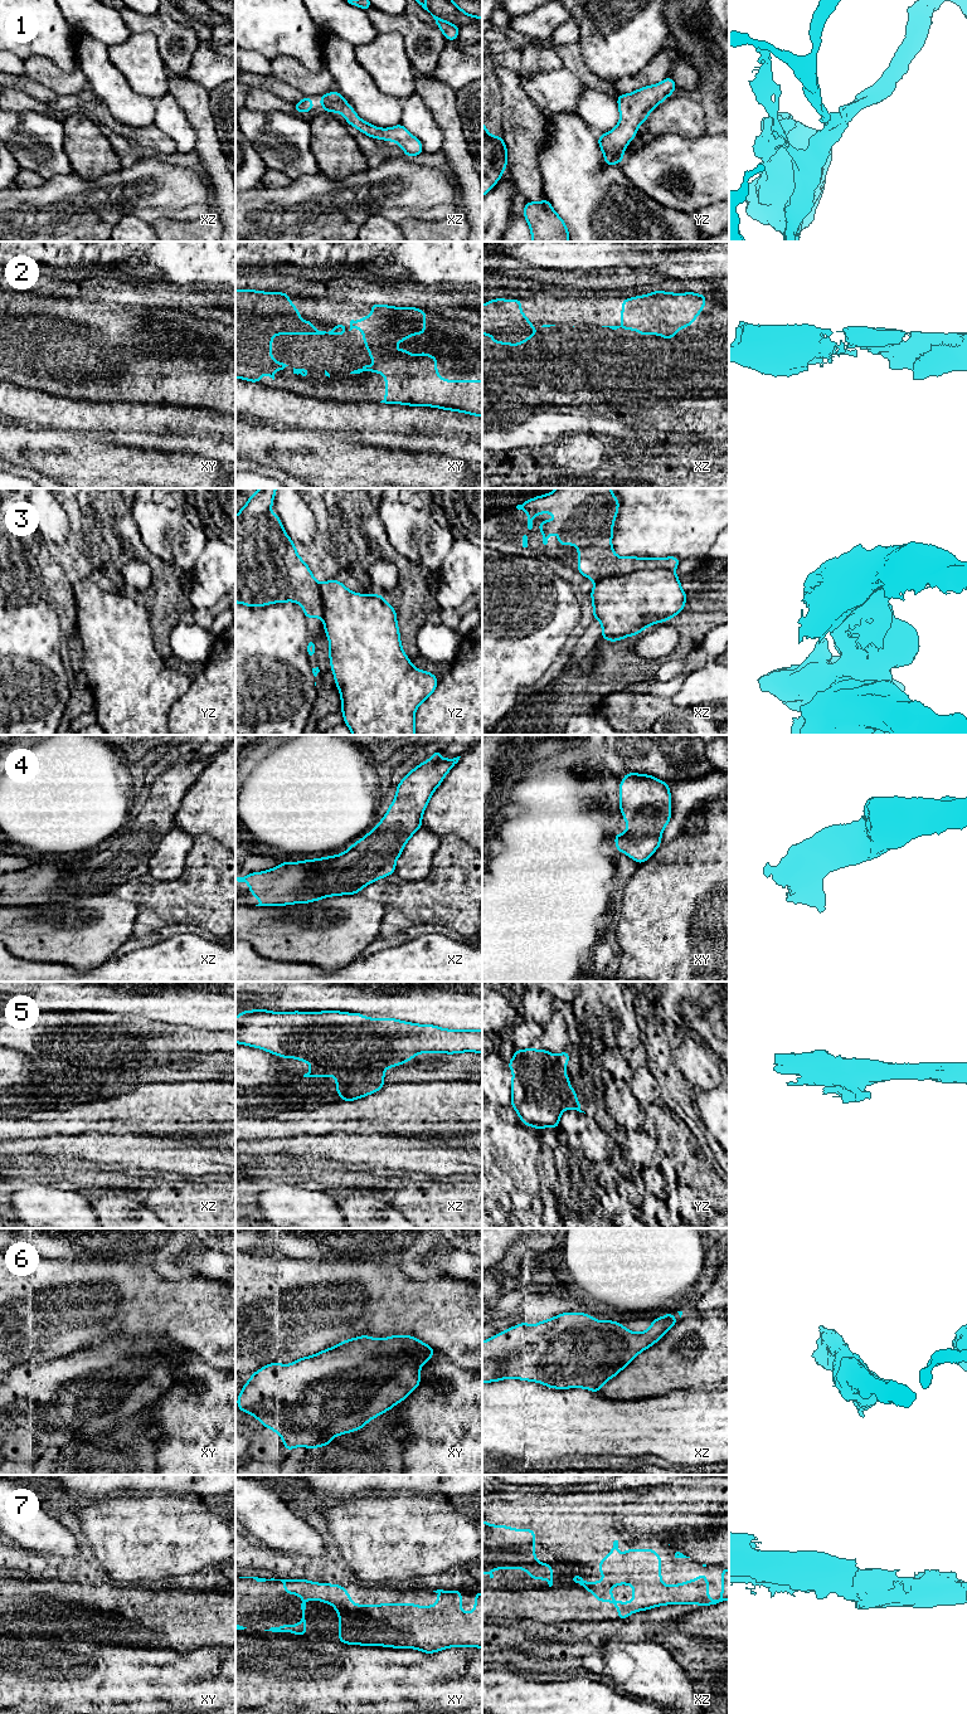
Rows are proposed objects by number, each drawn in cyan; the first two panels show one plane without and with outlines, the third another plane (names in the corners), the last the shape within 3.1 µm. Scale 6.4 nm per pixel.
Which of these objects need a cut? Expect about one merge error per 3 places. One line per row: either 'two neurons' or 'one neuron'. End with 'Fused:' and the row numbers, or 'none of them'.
1: one neuron
2: one neuron
3: two neurons
4: one neuron
5: two neurons
6: one neuron
7: one neuron
Fused: 3, 5

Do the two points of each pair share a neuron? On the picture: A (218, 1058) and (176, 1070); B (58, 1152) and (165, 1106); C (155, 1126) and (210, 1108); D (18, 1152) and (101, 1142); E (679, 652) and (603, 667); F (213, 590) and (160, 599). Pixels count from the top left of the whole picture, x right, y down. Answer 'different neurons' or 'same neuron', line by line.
A: same neuron
B: different neurons
C: same neuron
D: same neuron
E: same neuron
F: different neurons

